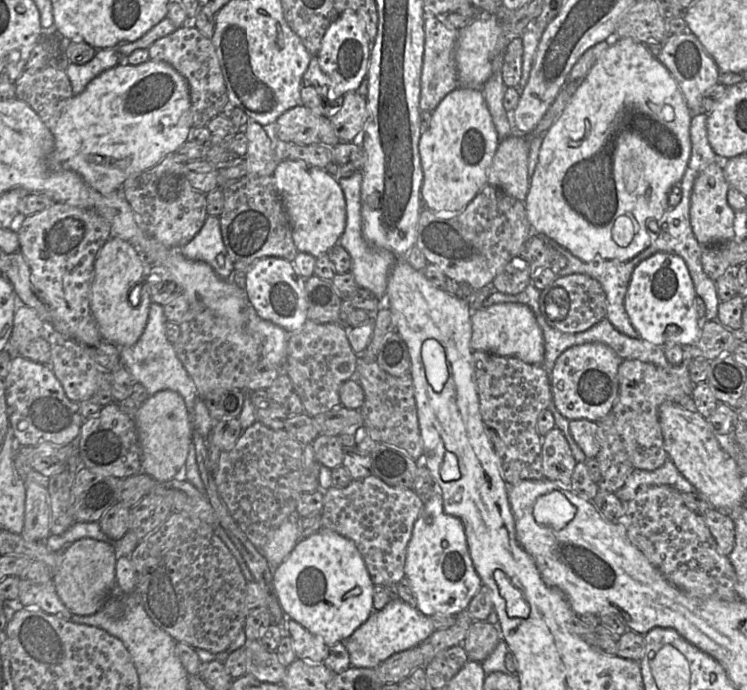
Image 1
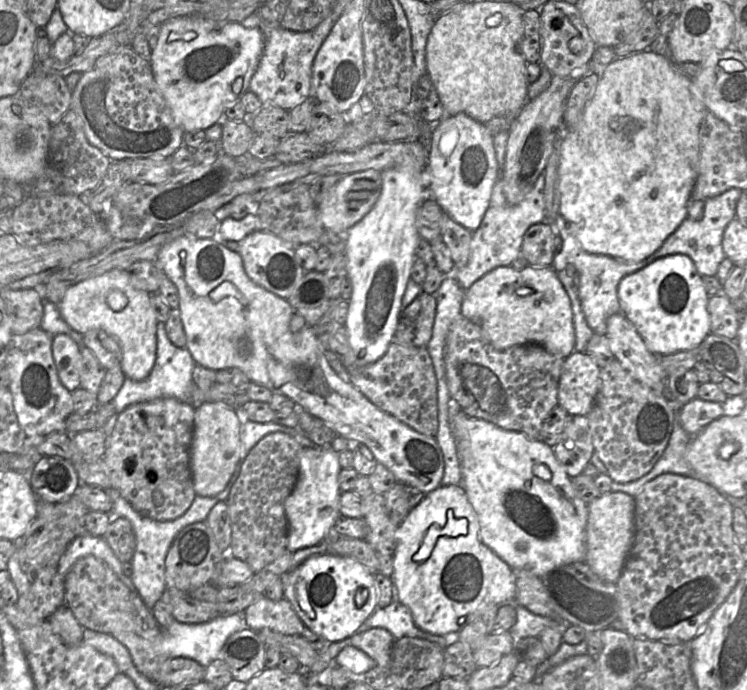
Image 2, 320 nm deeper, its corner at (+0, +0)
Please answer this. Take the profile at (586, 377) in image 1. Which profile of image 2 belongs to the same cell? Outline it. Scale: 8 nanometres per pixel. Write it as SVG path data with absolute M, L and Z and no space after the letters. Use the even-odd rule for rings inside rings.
M572 352L564 359L558 386L558 406L568 415L588 416L600 388L600 368L585 352Z

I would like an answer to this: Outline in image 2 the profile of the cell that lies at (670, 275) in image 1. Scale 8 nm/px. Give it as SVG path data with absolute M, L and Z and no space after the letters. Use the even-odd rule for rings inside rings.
M684 254L659 258L622 278L618 285L621 312L654 355L699 348L710 334L709 296L693 261Z

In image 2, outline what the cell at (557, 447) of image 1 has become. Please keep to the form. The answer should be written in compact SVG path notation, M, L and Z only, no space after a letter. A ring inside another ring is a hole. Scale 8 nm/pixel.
M568 415L553 451L570 478L582 474L594 453L588 416Z

